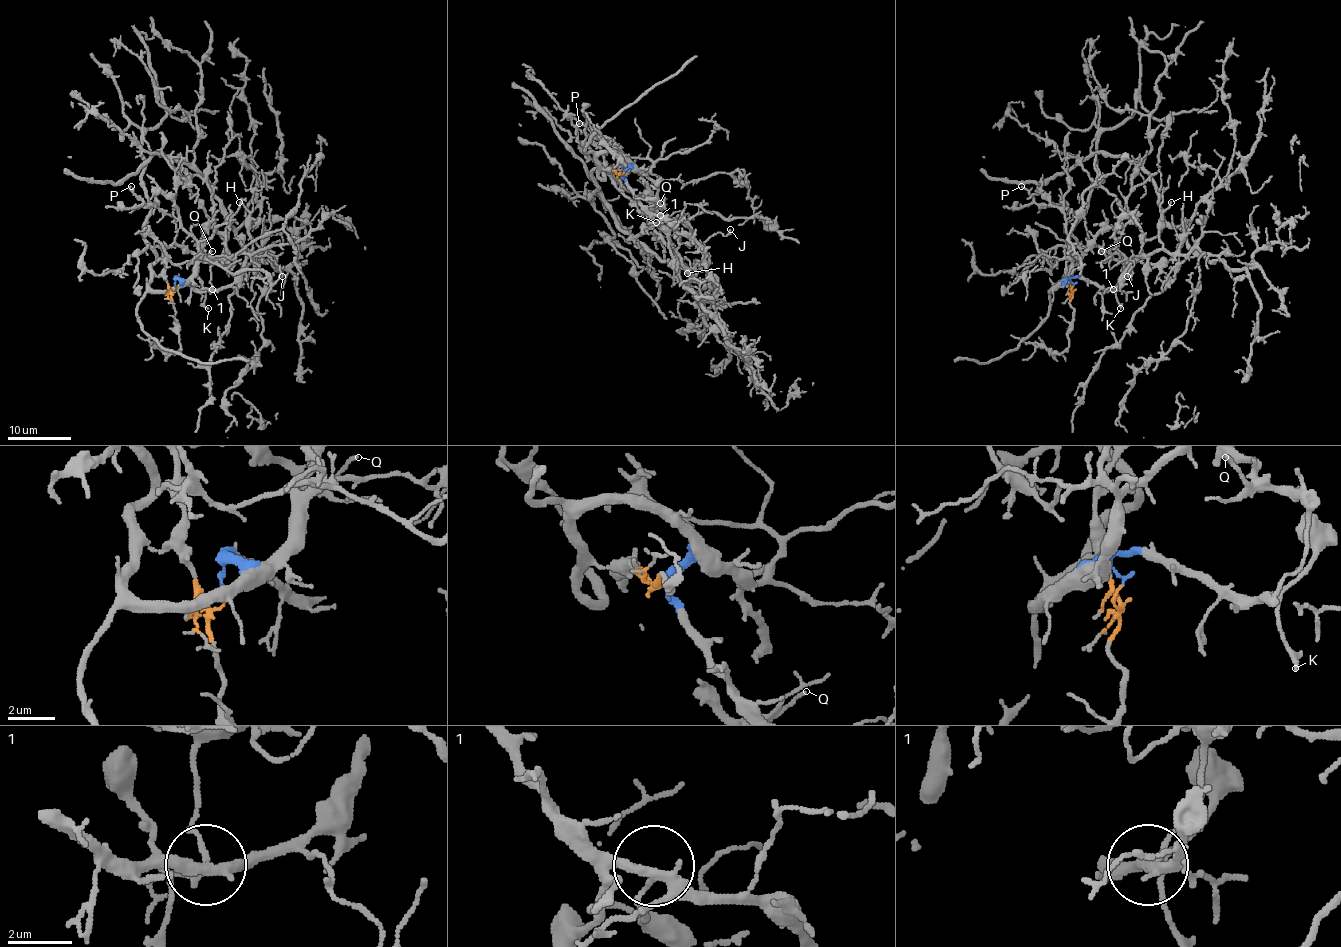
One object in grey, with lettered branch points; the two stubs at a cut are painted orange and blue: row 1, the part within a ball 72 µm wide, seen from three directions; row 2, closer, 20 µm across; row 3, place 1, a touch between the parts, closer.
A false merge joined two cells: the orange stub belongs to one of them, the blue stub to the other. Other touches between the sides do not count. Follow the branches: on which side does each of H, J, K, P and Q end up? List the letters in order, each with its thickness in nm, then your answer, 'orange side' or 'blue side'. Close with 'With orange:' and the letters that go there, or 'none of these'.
H: 120 nm thick; blue side
J: 130 nm thick; blue side
K: 120 nm thick; blue side
P: 120 nm thick; orange side
Q: 130 nm thick; orange side
With orange: P, Q

